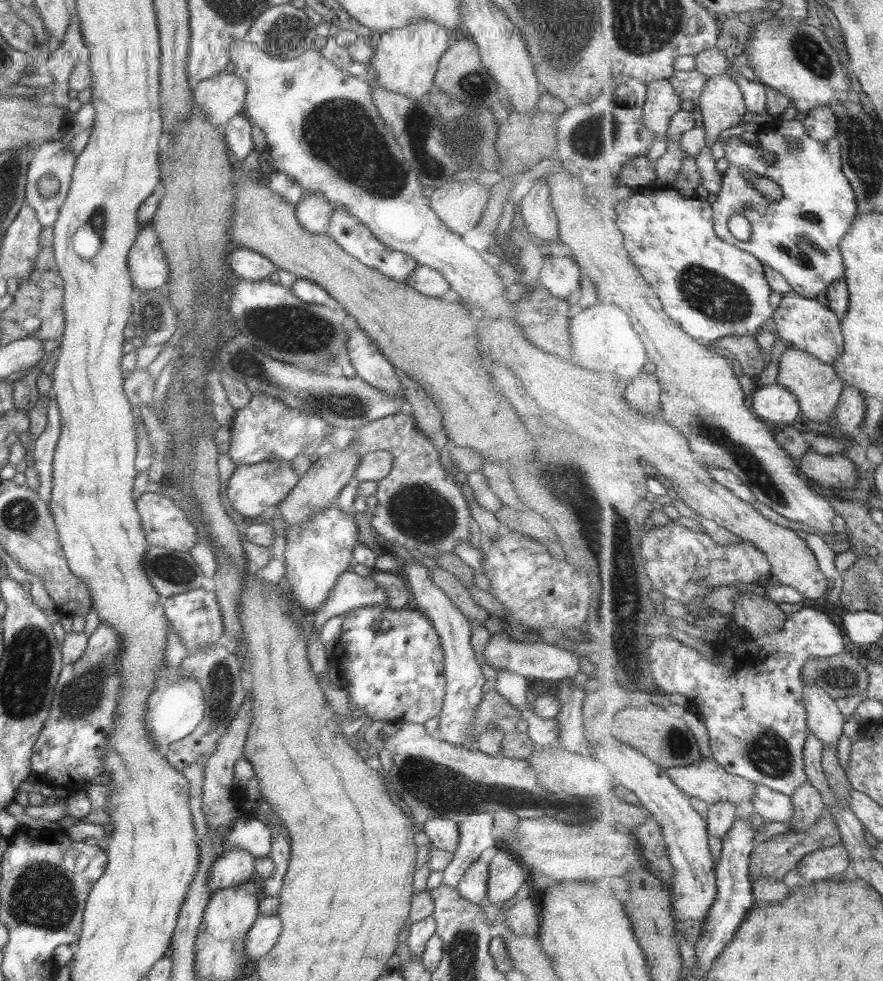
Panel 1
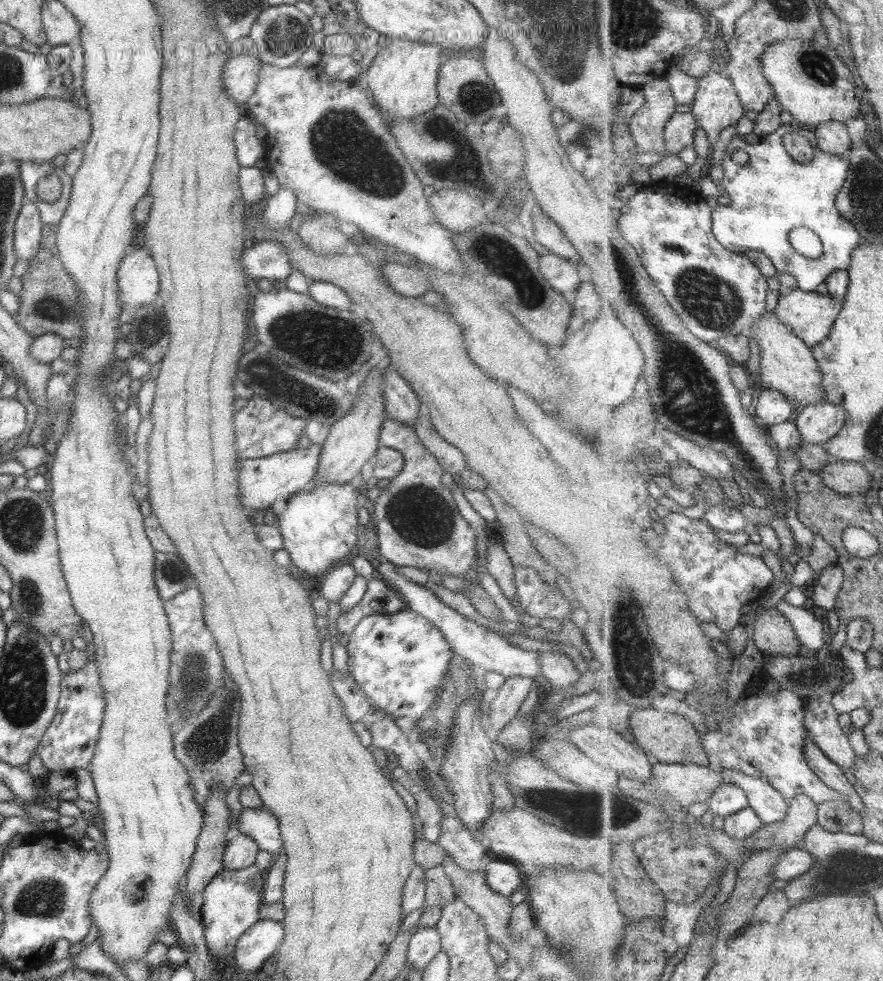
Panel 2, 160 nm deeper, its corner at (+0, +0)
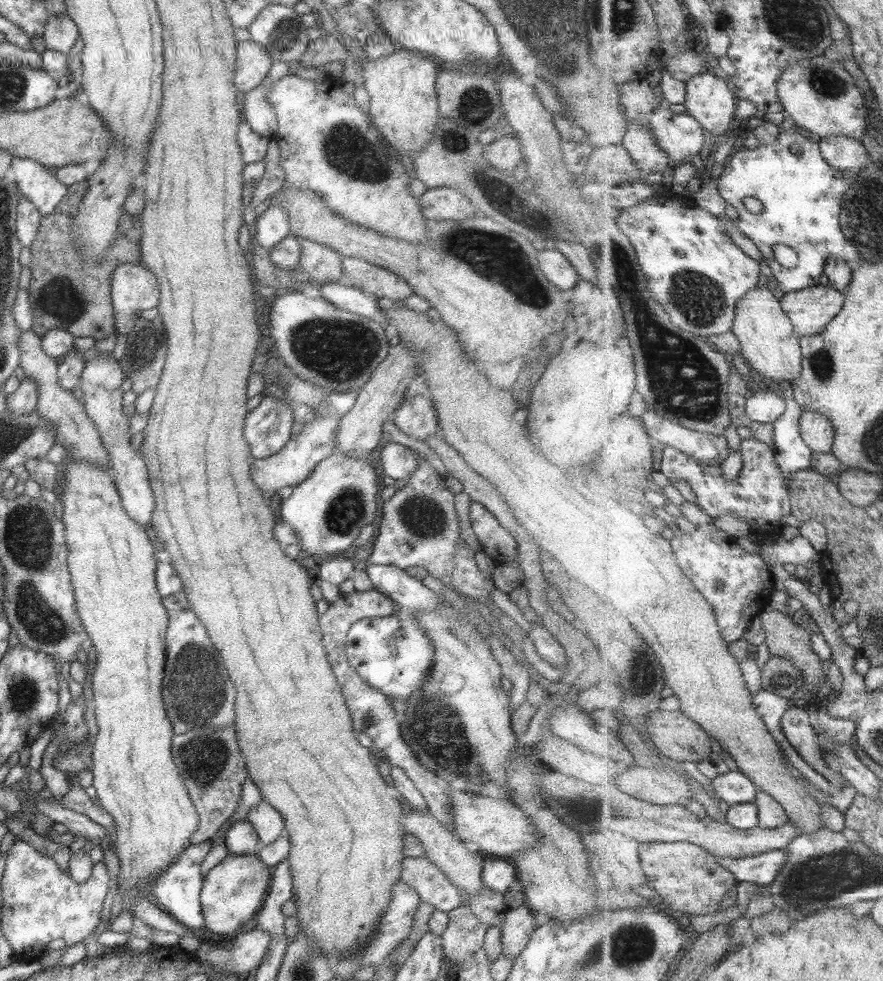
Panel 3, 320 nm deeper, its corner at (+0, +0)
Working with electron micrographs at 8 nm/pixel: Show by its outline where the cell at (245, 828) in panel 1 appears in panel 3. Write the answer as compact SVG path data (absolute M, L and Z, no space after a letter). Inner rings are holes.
M262 798L249 808L244 818L251 823L251 826L254 826L256 837L262 846L273 842L273 839L284 830L280 812Z

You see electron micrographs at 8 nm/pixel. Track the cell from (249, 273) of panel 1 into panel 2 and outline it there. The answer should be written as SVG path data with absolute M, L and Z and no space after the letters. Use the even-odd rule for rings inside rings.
M275 241L247 242L240 263L249 280L284 280L293 271L285 249Z

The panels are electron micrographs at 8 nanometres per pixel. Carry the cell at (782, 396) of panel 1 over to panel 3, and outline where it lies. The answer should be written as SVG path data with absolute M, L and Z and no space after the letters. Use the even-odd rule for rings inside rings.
M767 384L746 400L746 413L751 421L762 424L774 424L780 421L786 412L786 400Z

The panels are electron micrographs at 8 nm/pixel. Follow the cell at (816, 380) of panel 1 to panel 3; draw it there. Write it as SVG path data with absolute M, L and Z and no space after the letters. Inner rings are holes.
M770 286L750 290L738 302L732 331L742 342L742 356L761 382L793 382L800 377L804 359L801 336L795 330L790 314L783 310L780 294Z

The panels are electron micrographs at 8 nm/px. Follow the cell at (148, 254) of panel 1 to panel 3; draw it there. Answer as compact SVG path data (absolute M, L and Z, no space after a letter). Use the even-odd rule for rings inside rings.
M123 263L110 276L110 303L116 333L126 335L143 310L158 305L155 277L141 263Z

